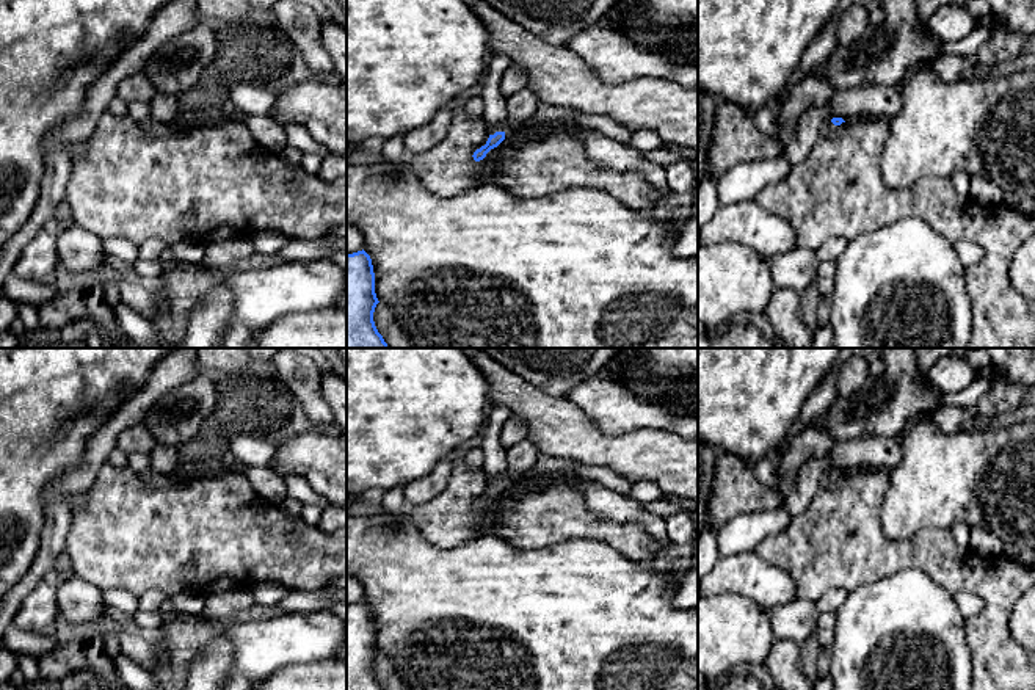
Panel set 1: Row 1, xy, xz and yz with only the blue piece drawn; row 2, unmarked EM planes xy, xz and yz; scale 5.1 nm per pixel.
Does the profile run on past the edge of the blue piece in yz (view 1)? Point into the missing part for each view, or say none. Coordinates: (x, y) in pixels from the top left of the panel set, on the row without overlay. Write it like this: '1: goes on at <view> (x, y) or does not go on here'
1: goes on at yz (827, 479)

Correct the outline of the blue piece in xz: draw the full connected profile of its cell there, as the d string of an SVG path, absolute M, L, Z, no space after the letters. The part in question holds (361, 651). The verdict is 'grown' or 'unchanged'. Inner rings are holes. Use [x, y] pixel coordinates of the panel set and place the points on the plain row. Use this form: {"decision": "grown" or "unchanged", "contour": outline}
{"decision": "unchanged", "contour": "M347 605L347 690L383 690L373 673L378 654L370 607Z"}

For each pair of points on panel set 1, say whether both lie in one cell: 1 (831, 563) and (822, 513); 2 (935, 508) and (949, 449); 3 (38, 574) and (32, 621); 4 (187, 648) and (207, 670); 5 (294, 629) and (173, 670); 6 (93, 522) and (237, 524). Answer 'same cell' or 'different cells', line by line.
1: same cell
2: same cell
3: different cells
4: different cells
5: same cell
6: same cell

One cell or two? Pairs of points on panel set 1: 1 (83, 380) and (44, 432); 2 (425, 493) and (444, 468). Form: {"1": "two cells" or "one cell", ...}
{"1": "one cell", "2": "one cell"}

